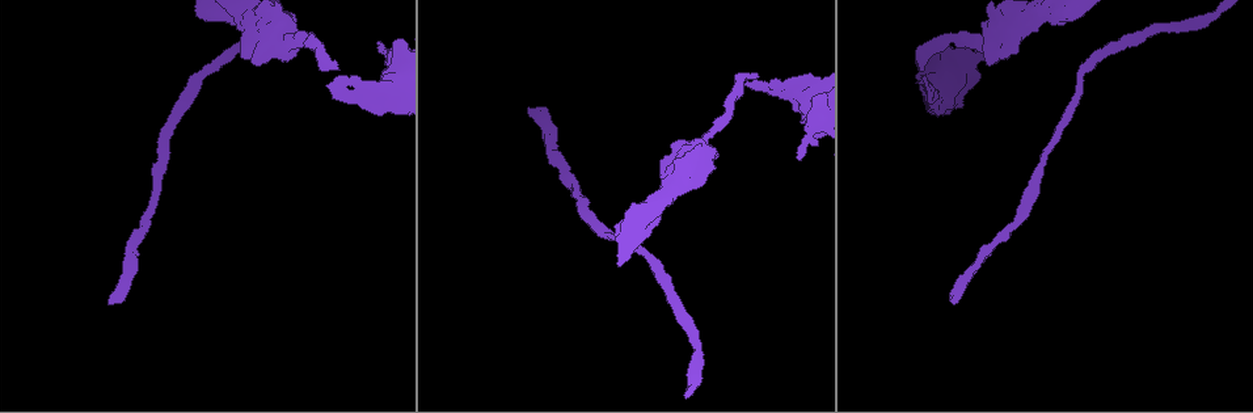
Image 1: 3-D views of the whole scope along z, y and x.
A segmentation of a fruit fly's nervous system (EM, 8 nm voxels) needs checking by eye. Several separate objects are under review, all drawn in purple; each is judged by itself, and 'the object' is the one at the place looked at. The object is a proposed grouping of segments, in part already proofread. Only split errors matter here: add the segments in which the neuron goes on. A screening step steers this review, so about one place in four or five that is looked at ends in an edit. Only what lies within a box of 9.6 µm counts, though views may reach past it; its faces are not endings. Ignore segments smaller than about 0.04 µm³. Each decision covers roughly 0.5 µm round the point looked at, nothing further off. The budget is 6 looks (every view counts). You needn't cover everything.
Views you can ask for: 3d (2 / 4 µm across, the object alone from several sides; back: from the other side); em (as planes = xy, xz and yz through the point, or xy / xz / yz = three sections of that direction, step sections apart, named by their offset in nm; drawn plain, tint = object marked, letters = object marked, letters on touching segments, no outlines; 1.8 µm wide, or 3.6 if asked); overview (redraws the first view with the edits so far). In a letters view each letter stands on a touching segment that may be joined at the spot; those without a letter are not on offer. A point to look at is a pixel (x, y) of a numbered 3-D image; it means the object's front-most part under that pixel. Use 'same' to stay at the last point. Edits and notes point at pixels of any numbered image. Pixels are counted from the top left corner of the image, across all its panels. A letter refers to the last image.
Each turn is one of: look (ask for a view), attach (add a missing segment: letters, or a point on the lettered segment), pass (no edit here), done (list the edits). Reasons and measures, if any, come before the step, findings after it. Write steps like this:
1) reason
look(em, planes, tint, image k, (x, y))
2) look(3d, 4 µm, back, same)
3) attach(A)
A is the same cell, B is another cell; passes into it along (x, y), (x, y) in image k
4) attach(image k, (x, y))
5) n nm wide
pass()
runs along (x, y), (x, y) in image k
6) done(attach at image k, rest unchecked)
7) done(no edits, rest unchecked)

thin end
look(3d, 2 µm, back, image 1, (337, 69))

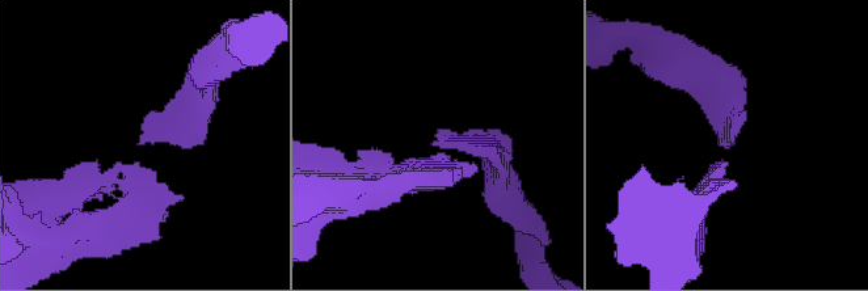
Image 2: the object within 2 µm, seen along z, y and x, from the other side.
need the tissue
look(em, 3.6 µm, planes, plain, image 2, (444, 142))

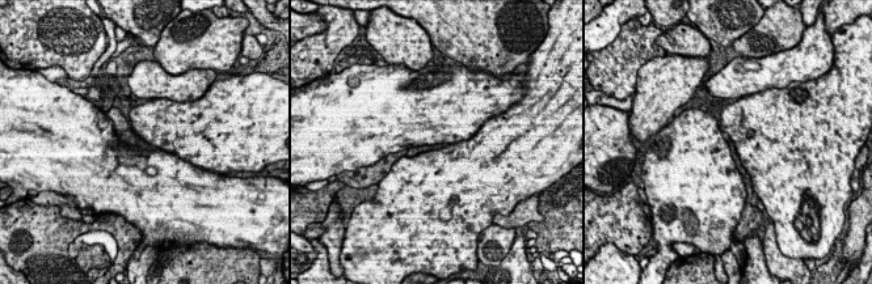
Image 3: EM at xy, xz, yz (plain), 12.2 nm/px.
look(em, 3.6 µm, planes, letters, same)

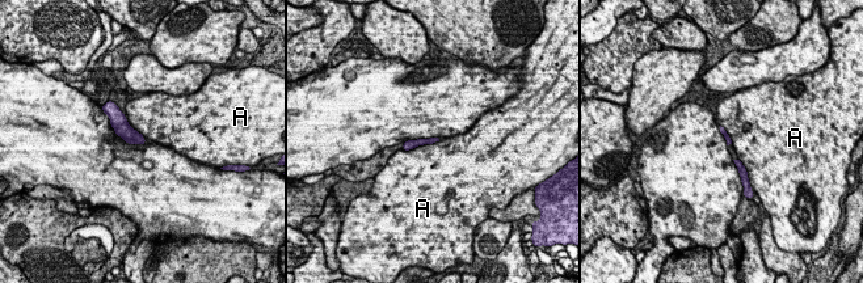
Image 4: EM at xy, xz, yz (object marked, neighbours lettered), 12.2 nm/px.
pass()
A is another cell; runs along (432, 140), (417, 142), (405, 147) in image 4; no lettered segment goes on from it

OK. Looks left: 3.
branch stops here
look(em, planes, letters, image 1, (799, 159))

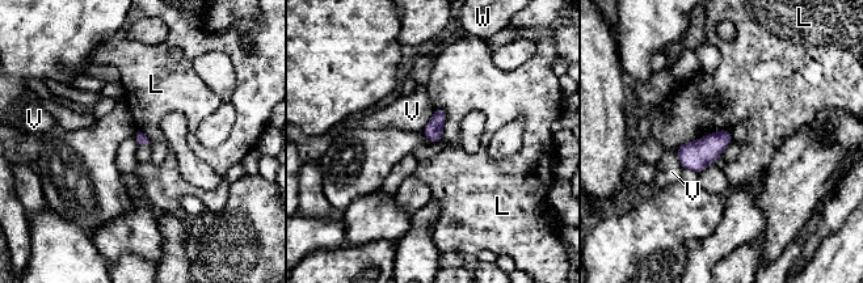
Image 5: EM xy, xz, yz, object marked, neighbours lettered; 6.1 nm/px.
pass()
L, V and W are other cells; border along (434, 106), (445, 113), (440, 142) in image 5; no lettered segment goes on from it

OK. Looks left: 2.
an open end
look(em, planes, letters, image 1, (952, 301))

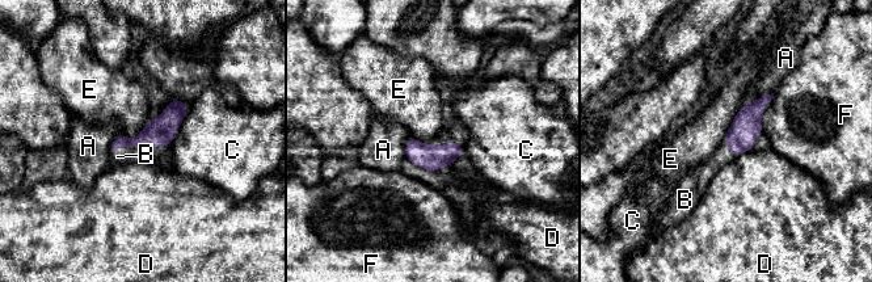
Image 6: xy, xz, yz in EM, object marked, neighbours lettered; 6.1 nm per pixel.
E touches over 280 nm
attach(image 6, (117, 156))
B is the same cell, A, C, D, E and F are other cells; passes into it along (156, 133), (118, 147), (117, 156) in image 6; it goes on there

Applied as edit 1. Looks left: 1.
done(attach at image 6, rest unchecked)

